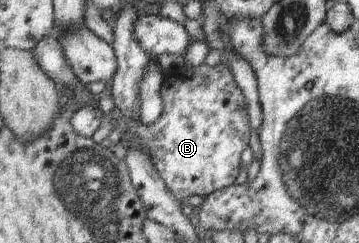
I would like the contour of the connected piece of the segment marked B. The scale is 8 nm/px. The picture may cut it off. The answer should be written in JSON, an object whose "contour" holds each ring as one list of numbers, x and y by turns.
{"contour":[[202,63,192,68,192,78,165,76,159,90,163,109,161,117,153,125,128,122,118,107,110,110,111,130,120,130,121,143,127,150,139,143,139,148,149,156,150,162,158,171,158,176,165,182,167,189,178,202,185,202,187,197,198,194,206,198,217,190,234,185,240,172,240,156,249,146,251,126,247,102,242,90,233,79,231,70,224,63,210,66]]}

